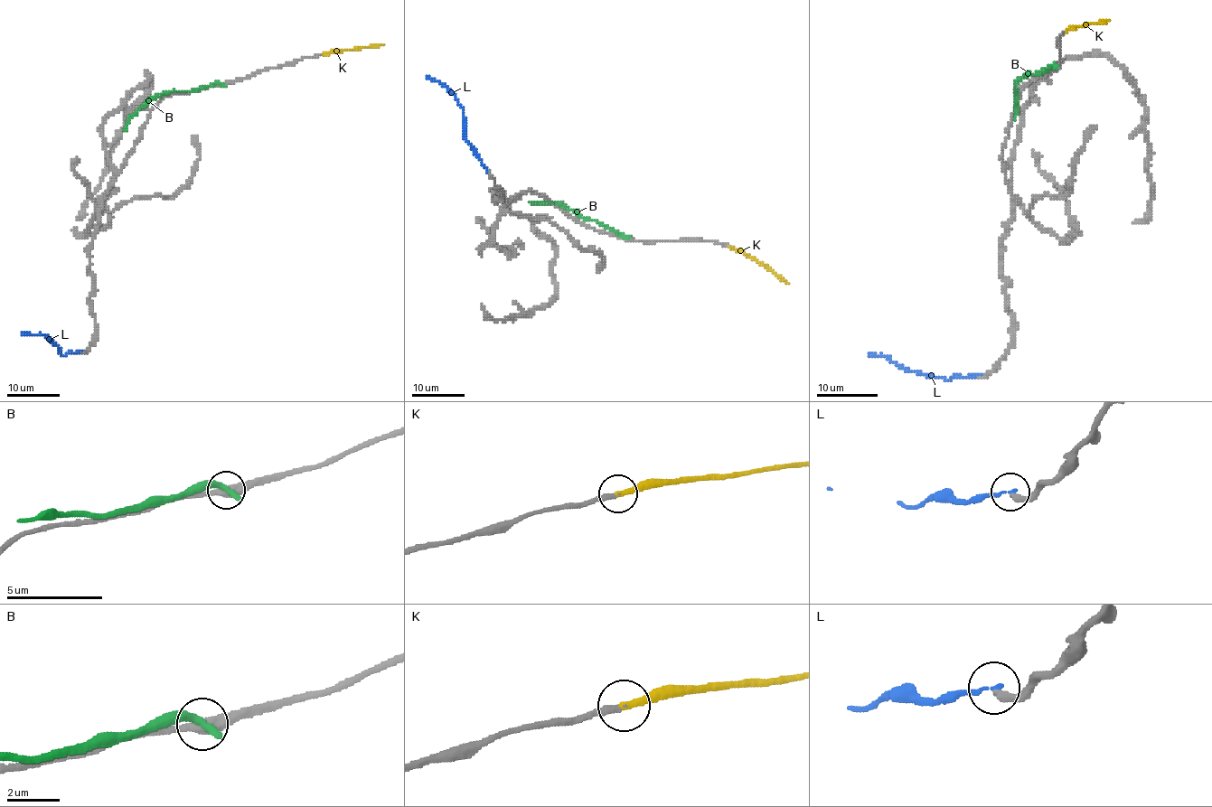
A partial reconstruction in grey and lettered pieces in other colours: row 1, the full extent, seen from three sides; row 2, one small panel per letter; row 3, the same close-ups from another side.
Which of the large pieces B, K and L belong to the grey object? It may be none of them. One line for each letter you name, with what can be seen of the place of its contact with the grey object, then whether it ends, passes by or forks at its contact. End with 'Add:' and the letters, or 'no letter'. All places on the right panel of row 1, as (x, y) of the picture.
K: contact (1066, 31); it ends
Add: K

